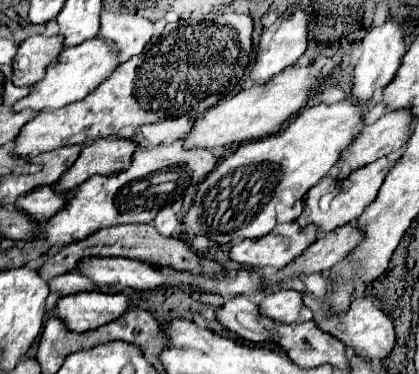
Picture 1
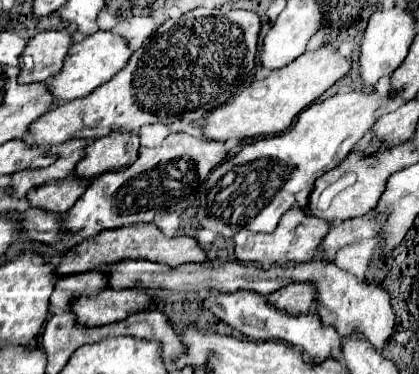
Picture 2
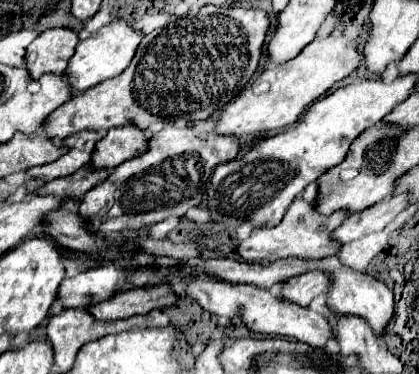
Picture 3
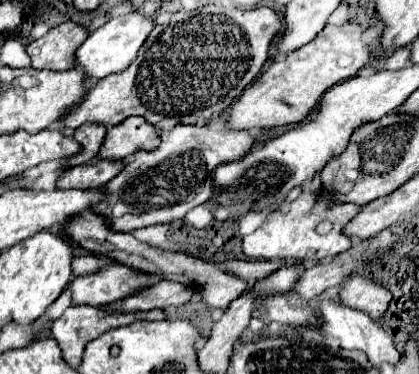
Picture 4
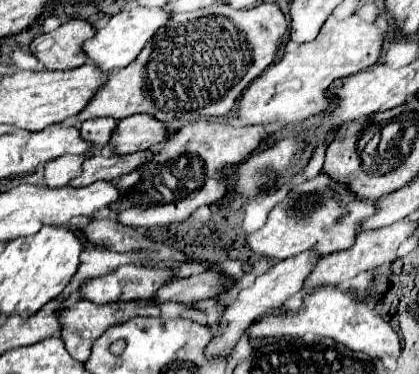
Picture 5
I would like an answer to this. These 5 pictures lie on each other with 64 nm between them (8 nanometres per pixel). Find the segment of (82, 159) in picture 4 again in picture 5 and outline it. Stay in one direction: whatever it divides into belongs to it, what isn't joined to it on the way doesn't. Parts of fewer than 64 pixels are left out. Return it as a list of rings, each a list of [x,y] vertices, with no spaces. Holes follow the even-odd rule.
[[[112,118],[84,120],[80,124],[80,136],[84,140],[90,140],[94,144],[94,148],[100,148],[100,146],[108,144],[108,140],[110,140],[116,126],[118,126],[118,120],[112,120]]]

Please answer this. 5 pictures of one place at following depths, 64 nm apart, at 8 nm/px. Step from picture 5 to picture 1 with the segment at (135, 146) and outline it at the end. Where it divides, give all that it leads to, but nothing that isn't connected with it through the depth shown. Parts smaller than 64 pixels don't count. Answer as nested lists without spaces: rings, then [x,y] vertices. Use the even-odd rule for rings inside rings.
[[[102,138],[84,146],[74,166],[58,180],[56,190],[68,192],[96,174],[116,174],[132,162],[132,138]]]

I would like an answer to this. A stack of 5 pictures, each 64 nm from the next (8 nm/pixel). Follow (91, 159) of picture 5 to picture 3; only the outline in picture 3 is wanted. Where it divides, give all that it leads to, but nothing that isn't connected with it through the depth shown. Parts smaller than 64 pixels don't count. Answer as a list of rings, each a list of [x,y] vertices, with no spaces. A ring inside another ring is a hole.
[[[84,166],[80,170],[76,170],[72,176],[62,176],[56,178],[52,182],[48,182],[42,190],[42,194],[54,194],[58,198],[64,196],[84,196],[88,190],[92,190],[94,186],[98,186],[100,182],[104,182],[110,176],[110,170],[106,168],[92,168],[92,166]]]

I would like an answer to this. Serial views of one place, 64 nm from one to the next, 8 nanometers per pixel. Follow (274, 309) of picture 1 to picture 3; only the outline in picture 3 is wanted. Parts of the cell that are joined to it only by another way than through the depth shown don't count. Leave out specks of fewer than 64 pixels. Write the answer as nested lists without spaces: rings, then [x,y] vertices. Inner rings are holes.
[[[310,270],[310,272],[304,272],[300,276],[294,276],[290,278],[280,296],[284,300],[292,300],[300,306],[308,306],[312,302],[312,298],[316,298],[318,294],[324,294],[328,292],[330,288],[330,276],[326,272],[320,272],[320,270]]]

